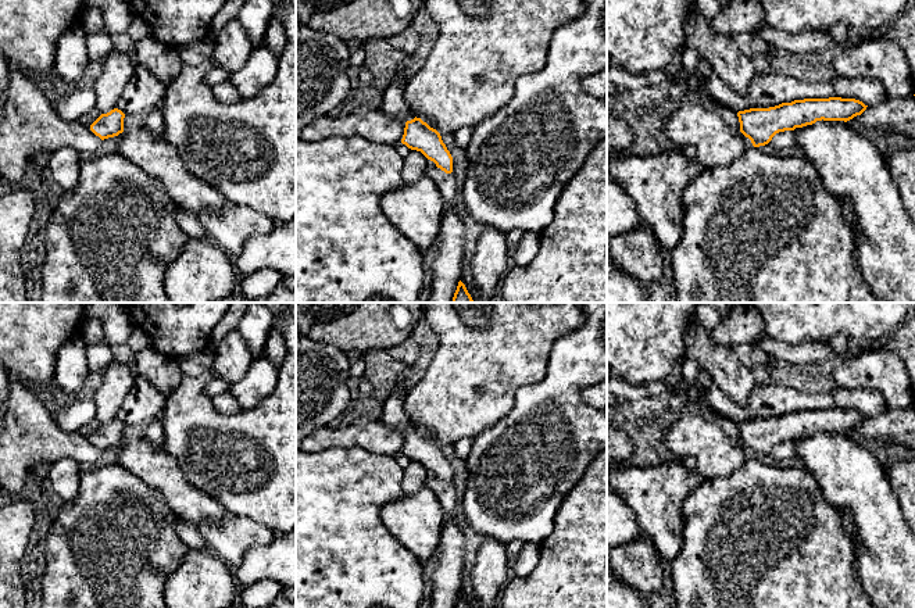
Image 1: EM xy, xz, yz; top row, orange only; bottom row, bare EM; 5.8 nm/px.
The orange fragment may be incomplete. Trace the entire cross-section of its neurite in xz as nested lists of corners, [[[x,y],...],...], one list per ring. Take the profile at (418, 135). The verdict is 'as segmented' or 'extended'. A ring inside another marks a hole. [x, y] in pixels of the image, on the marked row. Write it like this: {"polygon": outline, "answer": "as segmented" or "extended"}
{"polygon": [[[396,78],[386,81],[378,92],[378,105],[385,112],[405,122],[403,144],[421,151],[446,174],[453,172],[453,157],[440,133],[411,114],[405,99],[405,83],[398,82]]], "answer": "extended"}

